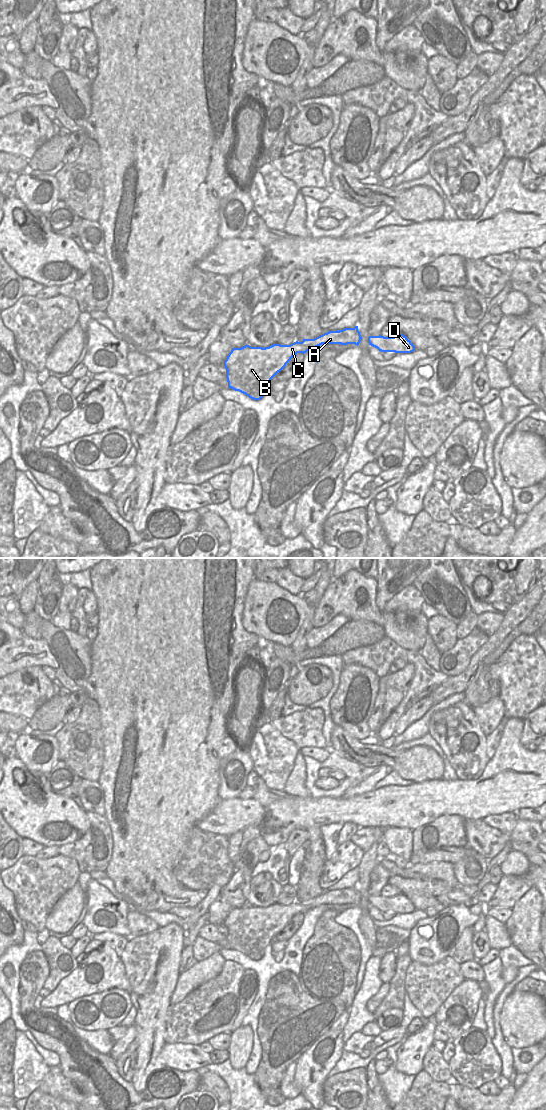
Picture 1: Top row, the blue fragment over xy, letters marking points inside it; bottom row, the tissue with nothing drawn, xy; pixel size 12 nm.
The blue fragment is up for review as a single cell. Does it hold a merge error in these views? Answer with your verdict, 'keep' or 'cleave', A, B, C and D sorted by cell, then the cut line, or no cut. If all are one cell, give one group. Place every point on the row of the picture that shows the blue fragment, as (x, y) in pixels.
keep; A B C D; no cut

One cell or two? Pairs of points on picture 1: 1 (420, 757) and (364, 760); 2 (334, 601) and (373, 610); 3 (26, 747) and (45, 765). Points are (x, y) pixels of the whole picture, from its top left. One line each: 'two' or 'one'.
1: one
2: one
3: one

